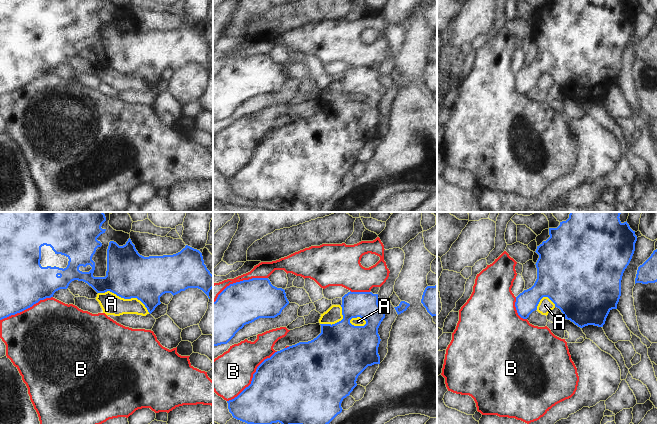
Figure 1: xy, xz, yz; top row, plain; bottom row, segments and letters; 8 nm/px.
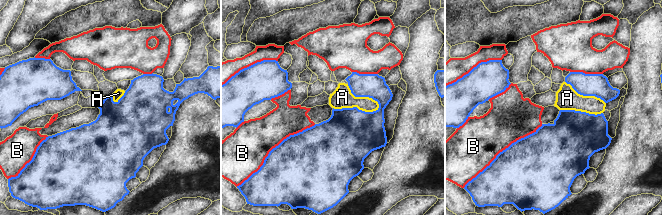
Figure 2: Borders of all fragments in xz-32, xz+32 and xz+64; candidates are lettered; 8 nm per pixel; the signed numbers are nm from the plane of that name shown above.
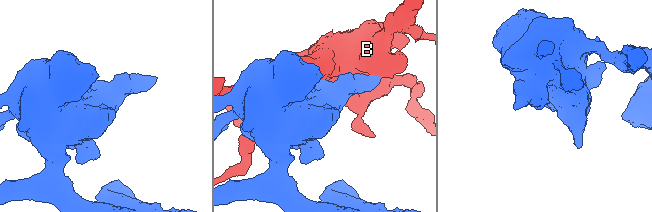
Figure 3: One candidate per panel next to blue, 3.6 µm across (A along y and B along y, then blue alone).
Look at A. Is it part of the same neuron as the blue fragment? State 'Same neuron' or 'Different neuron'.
Different neuron.

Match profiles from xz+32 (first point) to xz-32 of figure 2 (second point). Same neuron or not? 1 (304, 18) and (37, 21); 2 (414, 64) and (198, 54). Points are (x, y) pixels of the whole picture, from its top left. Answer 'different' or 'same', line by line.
1: different
2: same

